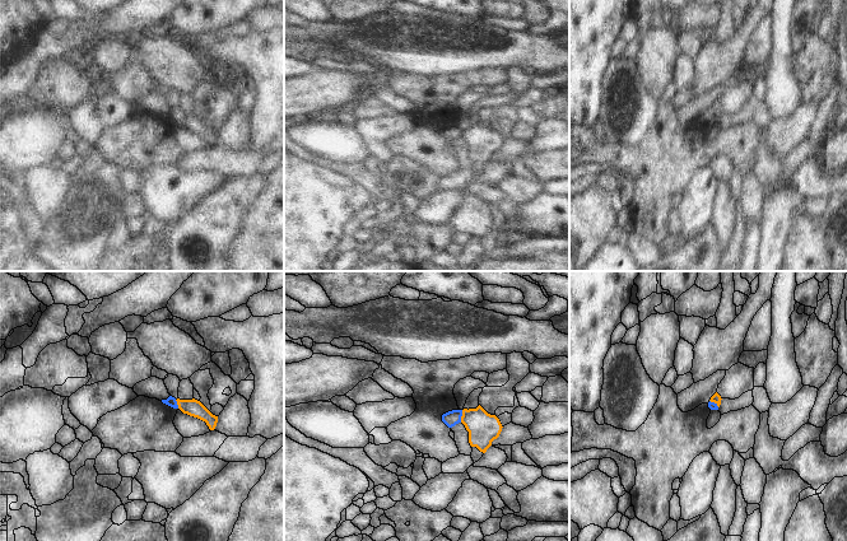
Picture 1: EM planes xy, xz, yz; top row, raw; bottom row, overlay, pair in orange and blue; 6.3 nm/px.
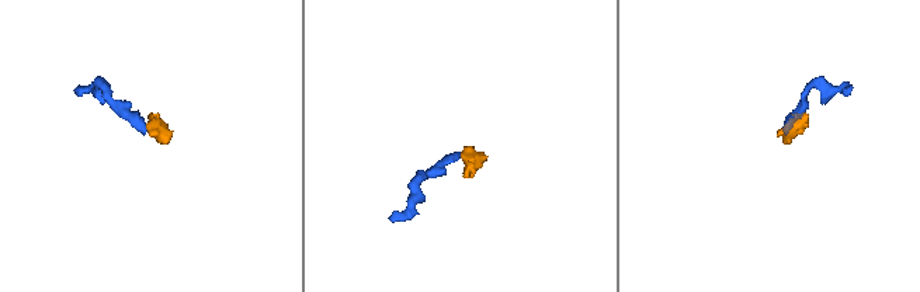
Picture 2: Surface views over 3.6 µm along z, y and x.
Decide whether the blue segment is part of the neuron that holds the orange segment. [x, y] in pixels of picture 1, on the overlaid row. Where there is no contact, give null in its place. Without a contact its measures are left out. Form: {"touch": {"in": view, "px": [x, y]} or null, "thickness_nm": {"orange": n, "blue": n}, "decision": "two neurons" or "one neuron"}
{"touch": {"in": "xz", "px": [461, 416]}, "thickness_nm": {"orange": 200, "blue": 90}, "decision": "two neurons"}

